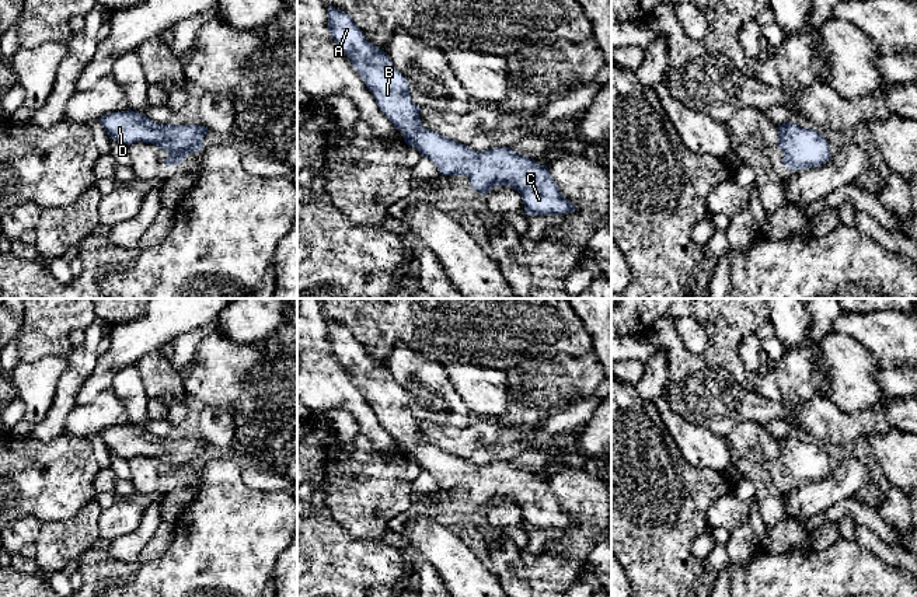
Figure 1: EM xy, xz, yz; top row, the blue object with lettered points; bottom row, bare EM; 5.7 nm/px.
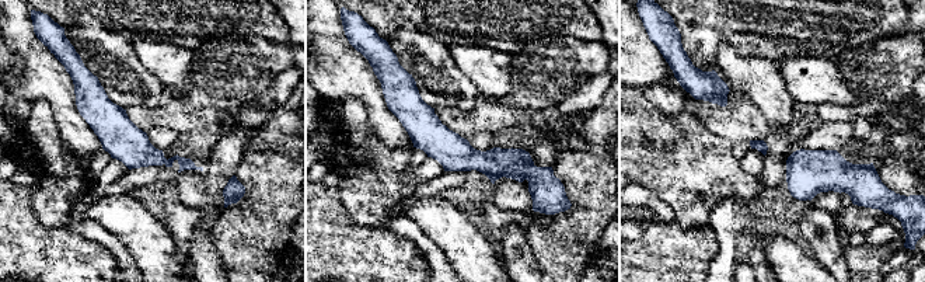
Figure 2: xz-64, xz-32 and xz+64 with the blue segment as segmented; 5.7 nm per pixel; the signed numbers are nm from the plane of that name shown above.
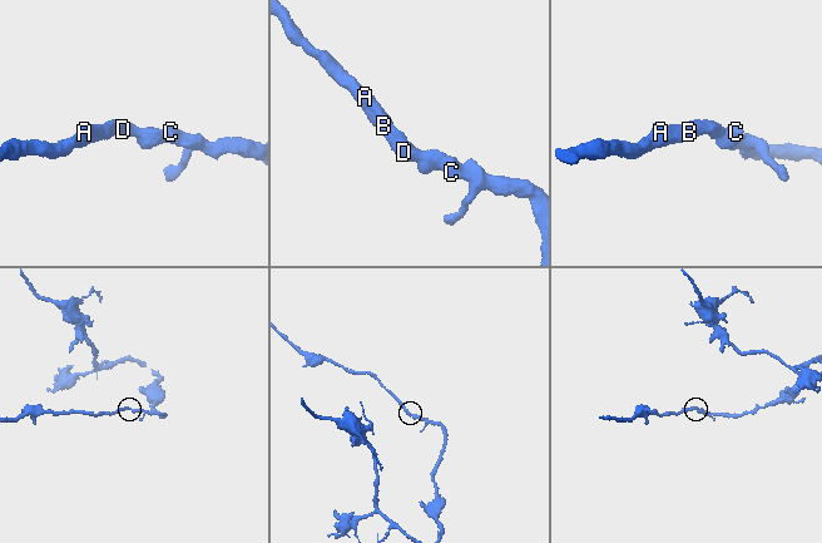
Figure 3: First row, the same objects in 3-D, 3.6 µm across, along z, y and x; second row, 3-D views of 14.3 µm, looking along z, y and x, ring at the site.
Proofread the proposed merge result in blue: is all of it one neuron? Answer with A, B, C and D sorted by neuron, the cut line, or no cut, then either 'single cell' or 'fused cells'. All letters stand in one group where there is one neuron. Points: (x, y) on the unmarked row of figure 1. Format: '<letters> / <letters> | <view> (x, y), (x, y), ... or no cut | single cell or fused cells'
A B C D | no cut | single cell

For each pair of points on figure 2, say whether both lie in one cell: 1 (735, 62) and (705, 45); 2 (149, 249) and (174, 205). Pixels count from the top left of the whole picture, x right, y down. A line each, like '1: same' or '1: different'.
1: different
2: different

